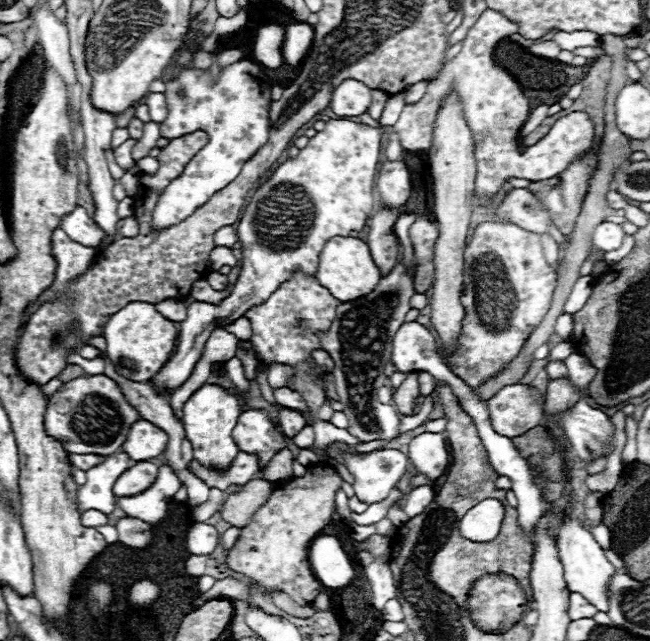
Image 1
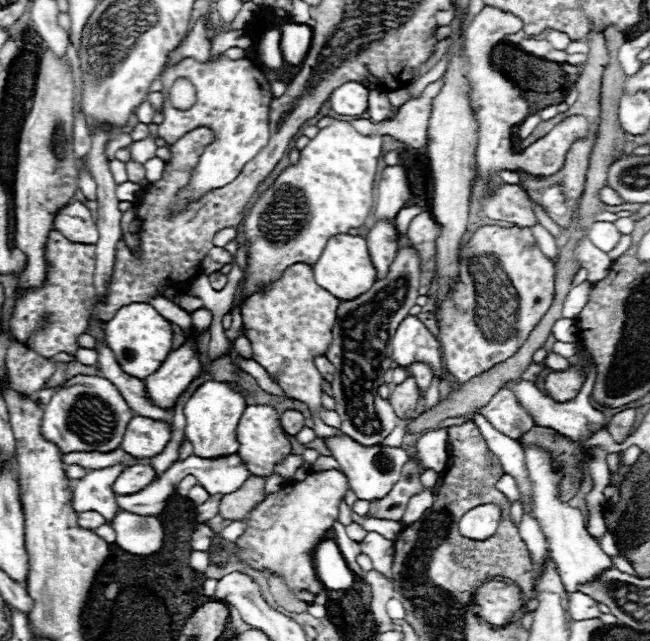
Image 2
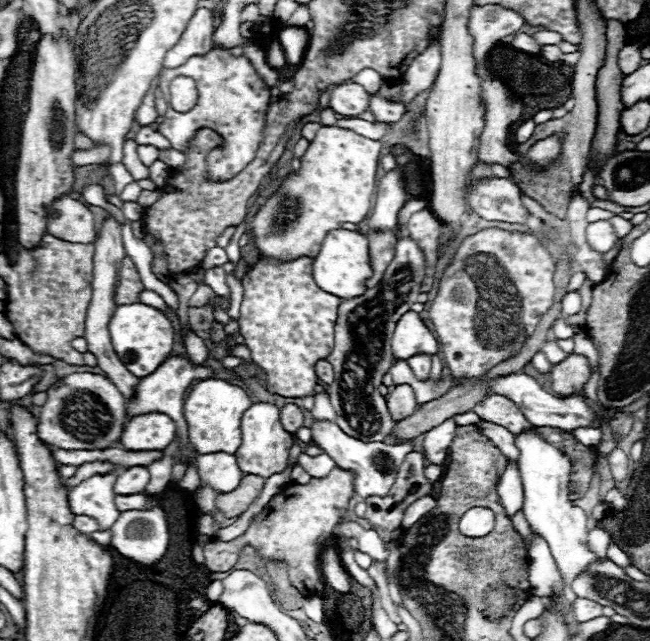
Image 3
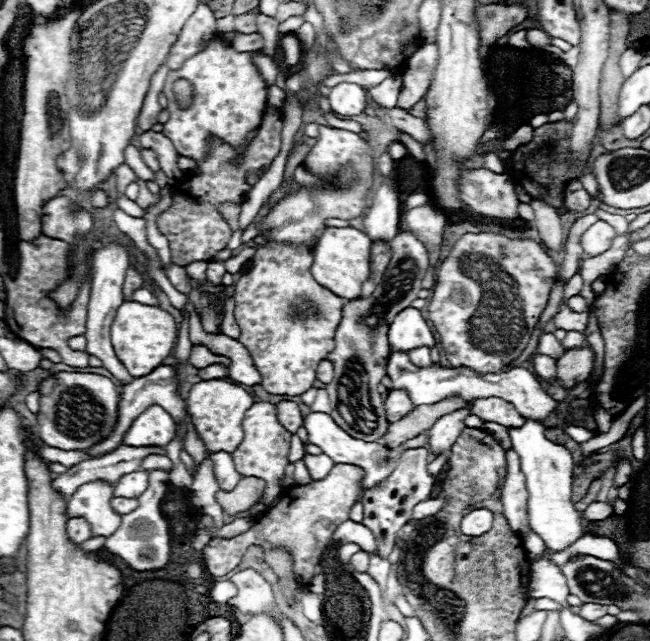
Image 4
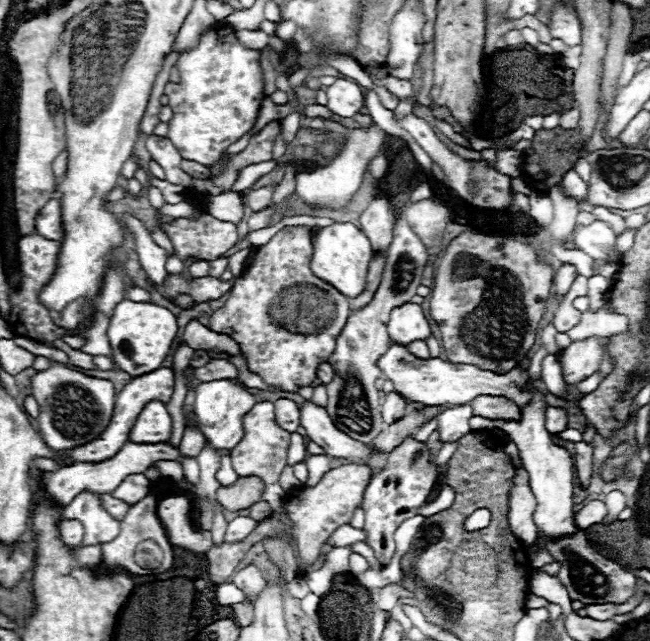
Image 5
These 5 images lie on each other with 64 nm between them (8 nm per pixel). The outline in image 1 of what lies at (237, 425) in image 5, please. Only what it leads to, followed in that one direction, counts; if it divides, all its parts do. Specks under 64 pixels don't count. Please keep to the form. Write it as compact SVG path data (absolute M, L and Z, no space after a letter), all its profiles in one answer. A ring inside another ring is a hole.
M204 384L200 390L196 390L182 410L182 424L186 438L190 440L194 448L194 460L208 468L228 468L230 460L238 454L238 446L232 440L232 430L236 426L236 420L240 416L240 402L236 396L228 394L216 384Z

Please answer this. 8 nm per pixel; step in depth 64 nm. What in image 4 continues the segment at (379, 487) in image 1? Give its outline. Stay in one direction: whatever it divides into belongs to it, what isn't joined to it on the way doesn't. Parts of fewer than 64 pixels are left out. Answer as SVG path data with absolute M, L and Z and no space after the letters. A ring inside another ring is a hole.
M310 412L306 418L304 418L304 428L308 430L308 442L310 444L316 444L318 448L322 448L322 452L326 456L330 456L336 464L352 464L352 466L358 466L362 468L366 474L362 478L362 488L368 490L368 488L374 488L376 484L380 484L382 480L388 480L390 472L396 468L398 464L398 456L402 456L402 452L406 448L418 448L418 446L426 446L426 434L428 432L422 432L420 436L412 438L410 444L404 442L402 446L398 448L388 448L384 444L378 444L378 442L364 442L364 440L354 440L352 436L348 436L342 428L338 428L338 424L328 416L328 414L322 414L322 412Z

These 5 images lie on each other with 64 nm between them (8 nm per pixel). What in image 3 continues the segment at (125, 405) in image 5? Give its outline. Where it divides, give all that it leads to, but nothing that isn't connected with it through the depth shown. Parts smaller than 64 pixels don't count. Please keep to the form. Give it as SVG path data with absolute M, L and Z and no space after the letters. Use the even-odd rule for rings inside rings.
M176 354L176 356L170 356L166 358L154 374L150 376L144 376L136 388L136 400L132 402L126 402L126 412L128 412L128 418L136 416L136 414L142 414L142 412L166 412L180 428L188 428L186 426L186 420L182 416L182 406L184 406L184 400L186 400L186 390L188 386L192 384L192 380L204 380L204 378L210 378L210 370L208 368L202 368L194 362L188 360L186 354Z

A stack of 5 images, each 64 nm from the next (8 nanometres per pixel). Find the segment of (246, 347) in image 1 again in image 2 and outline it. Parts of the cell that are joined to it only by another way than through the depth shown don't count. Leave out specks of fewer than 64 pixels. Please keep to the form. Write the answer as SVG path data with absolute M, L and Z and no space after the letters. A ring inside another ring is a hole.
M238 337L234 342L237 355L244 359L252 359L253 352L250 341L246 337Z

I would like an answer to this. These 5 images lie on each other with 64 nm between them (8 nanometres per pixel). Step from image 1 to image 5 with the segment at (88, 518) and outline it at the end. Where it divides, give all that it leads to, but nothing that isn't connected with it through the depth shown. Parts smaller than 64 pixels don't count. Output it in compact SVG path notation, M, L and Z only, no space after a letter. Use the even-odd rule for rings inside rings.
M62 520L60 522L60 534L64 544L78 546L84 538L84 526L78 520Z

